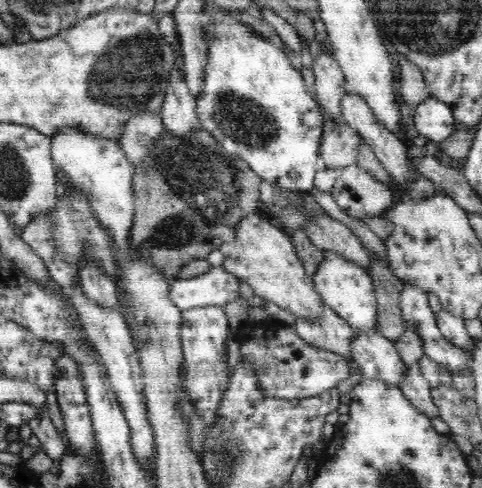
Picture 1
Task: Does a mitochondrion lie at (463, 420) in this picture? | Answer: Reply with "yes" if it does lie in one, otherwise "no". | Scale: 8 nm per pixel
yes

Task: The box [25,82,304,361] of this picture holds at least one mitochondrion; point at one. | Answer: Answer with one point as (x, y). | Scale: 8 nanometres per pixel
(208, 186)

